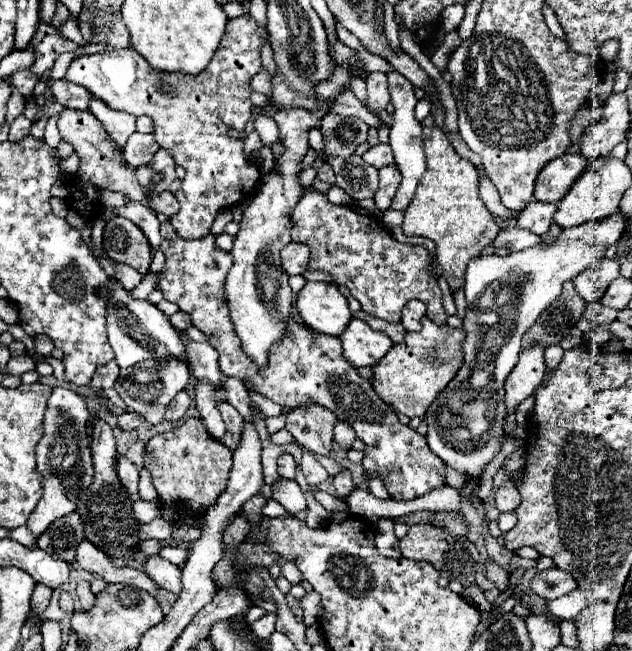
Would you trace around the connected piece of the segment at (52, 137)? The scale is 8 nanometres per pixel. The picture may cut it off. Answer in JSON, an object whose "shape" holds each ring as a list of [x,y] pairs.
{"shape":[[[58,115],[50,117],[45,127],[44,140],[52,148],[57,148],[61,141],[61,137],[57,127],[58,118]]]}

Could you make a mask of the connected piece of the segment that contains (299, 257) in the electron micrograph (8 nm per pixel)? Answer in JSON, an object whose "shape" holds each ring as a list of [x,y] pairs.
{"shape":[[[290,242],[284,250],[282,250],[282,266],[286,270],[286,274],[304,274],[304,270],[308,268],[308,260],[310,260],[310,252],[306,244],[298,244],[298,242]]]}

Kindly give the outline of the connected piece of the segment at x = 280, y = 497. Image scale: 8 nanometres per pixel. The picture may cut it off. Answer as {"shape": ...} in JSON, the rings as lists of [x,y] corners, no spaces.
{"shape":[[[280,478],[276,484],[272,484],[272,494],[274,494],[272,498],[278,500],[292,514],[302,512],[302,510],[308,508],[306,498],[304,498],[304,492],[300,490],[300,486],[294,480]]]}

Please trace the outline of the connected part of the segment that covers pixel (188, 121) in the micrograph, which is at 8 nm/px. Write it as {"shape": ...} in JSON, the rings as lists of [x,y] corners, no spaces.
{"shape":[[[242,14],[240,18],[228,20],[226,32],[222,36],[218,50],[214,52],[212,62],[198,76],[190,76],[190,74],[184,76],[178,72],[170,74],[170,72],[154,70],[154,78],[152,78],[152,66],[132,48],[106,50],[102,54],[76,58],[66,72],[68,82],[84,86],[88,92],[92,92],[96,98],[106,102],[110,108],[124,110],[134,116],[150,116],[154,120],[156,142],[162,148],[170,150],[174,154],[176,164],[180,164],[186,170],[182,186],[176,192],[180,210],[176,216],[170,218],[178,238],[184,238],[184,240],[204,238],[210,232],[218,210],[234,206],[236,202],[244,200],[250,192],[254,192],[254,188],[260,180],[258,168],[252,162],[248,162],[244,156],[244,150],[242,150],[244,144],[240,140],[234,140],[232,136],[228,136],[228,132],[244,130],[246,122],[250,120],[250,110],[252,110],[250,94],[254,92],[250,86],[250,80],[262,68],[260,50],[266,42],[270,42],[266,28],[262,28],[250,14]]]}

